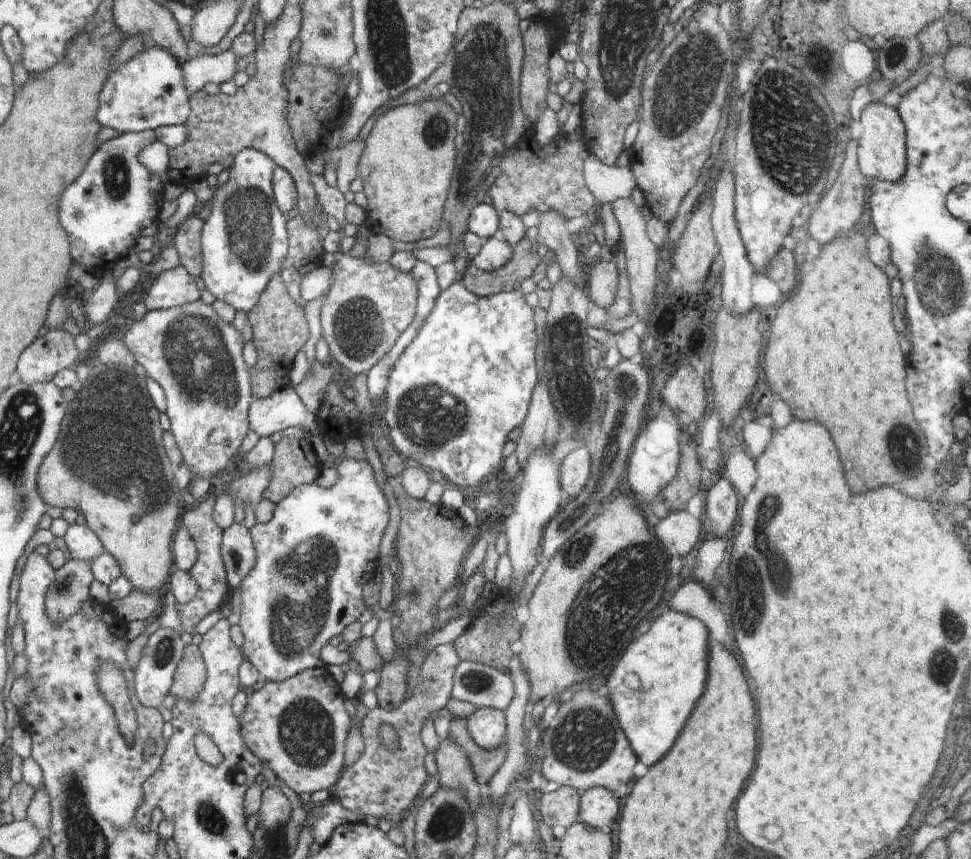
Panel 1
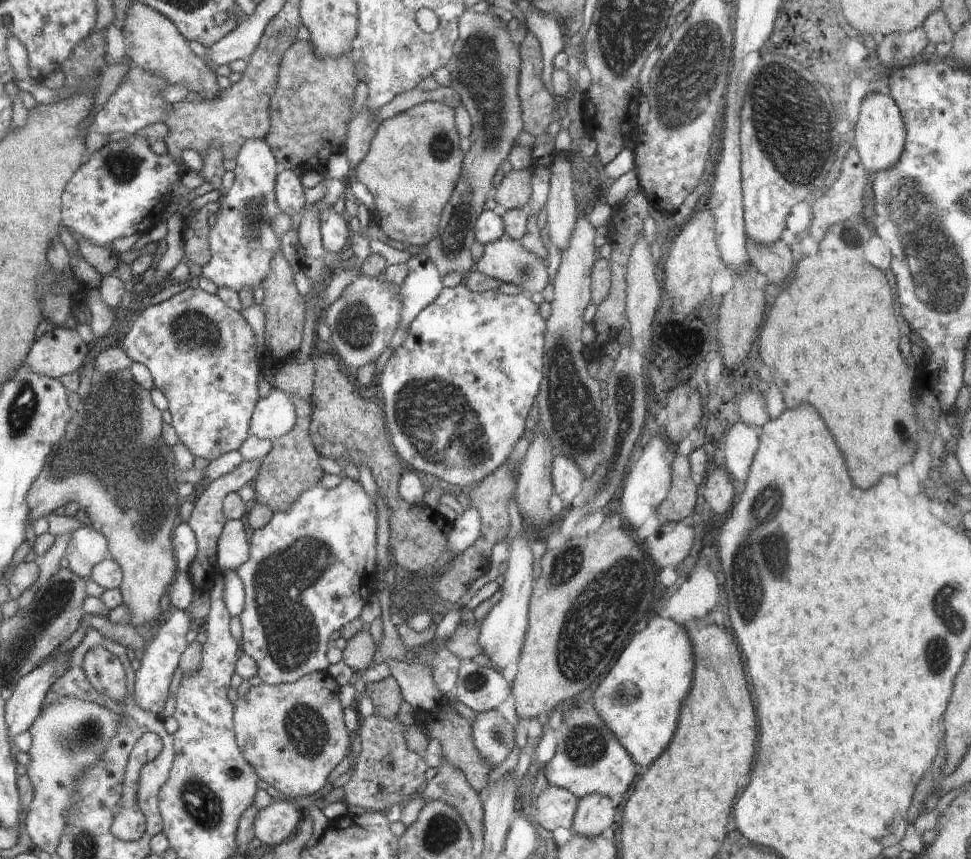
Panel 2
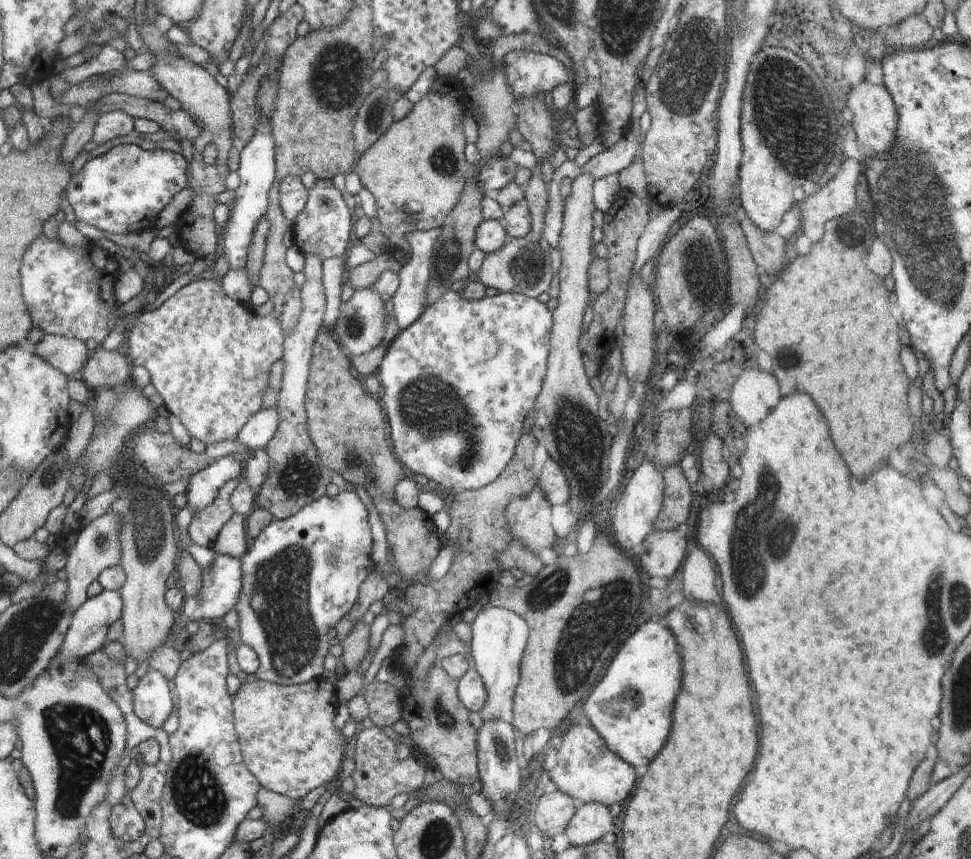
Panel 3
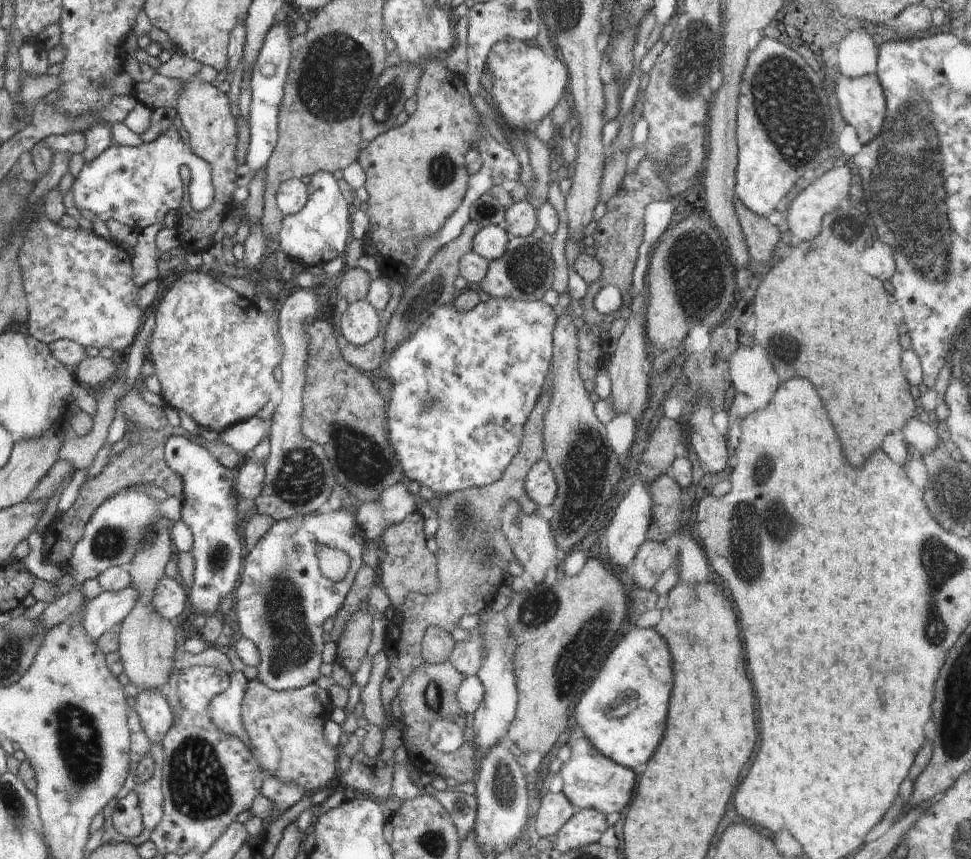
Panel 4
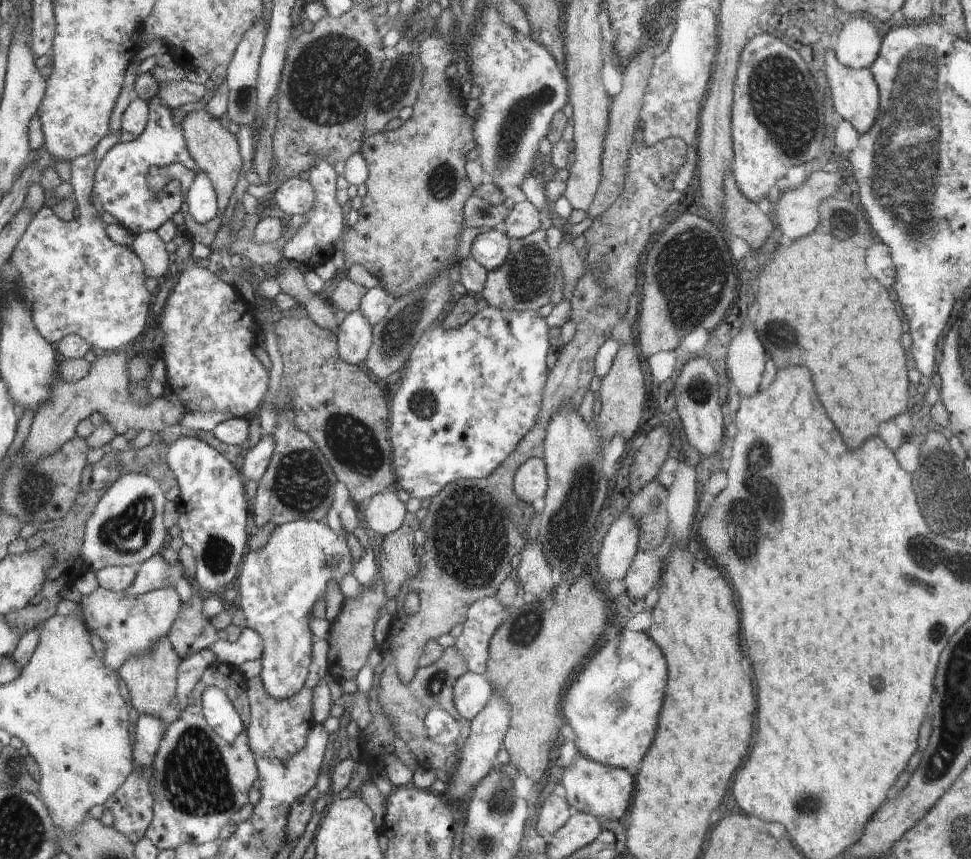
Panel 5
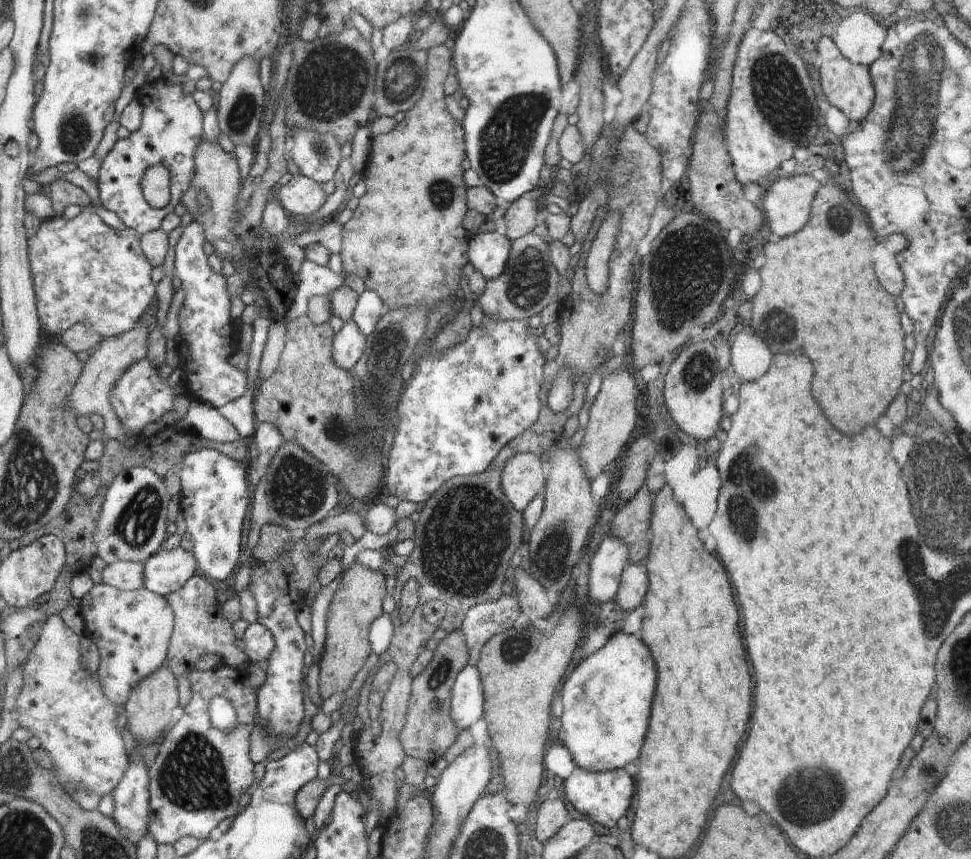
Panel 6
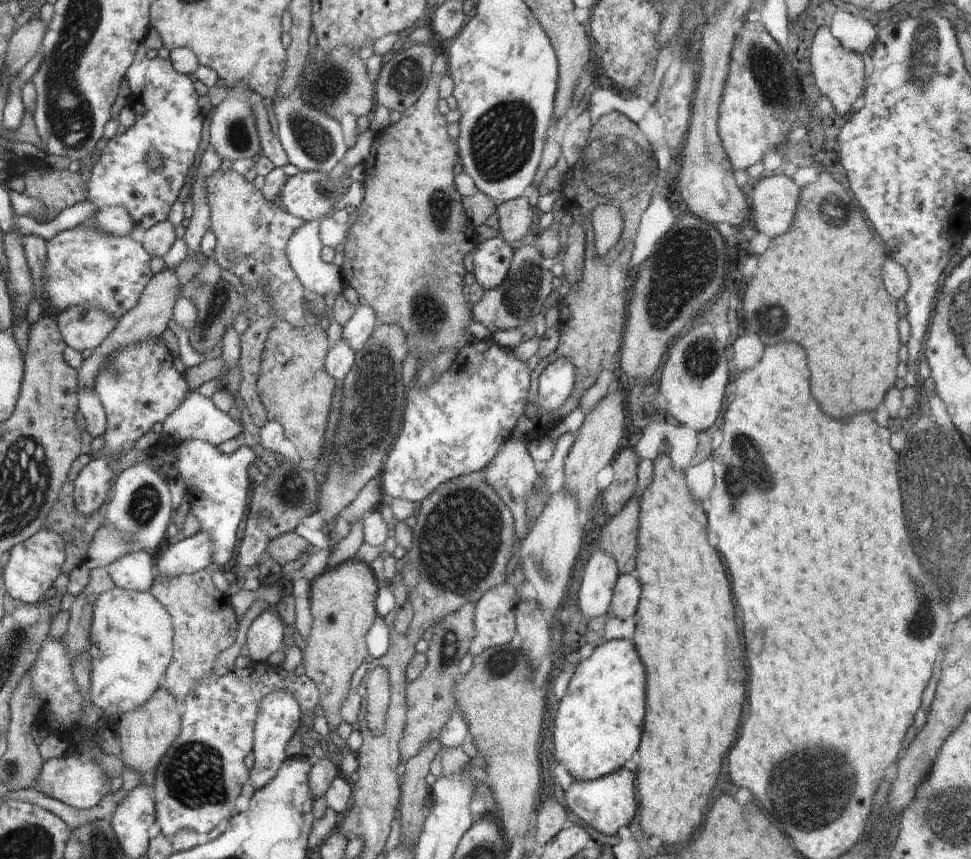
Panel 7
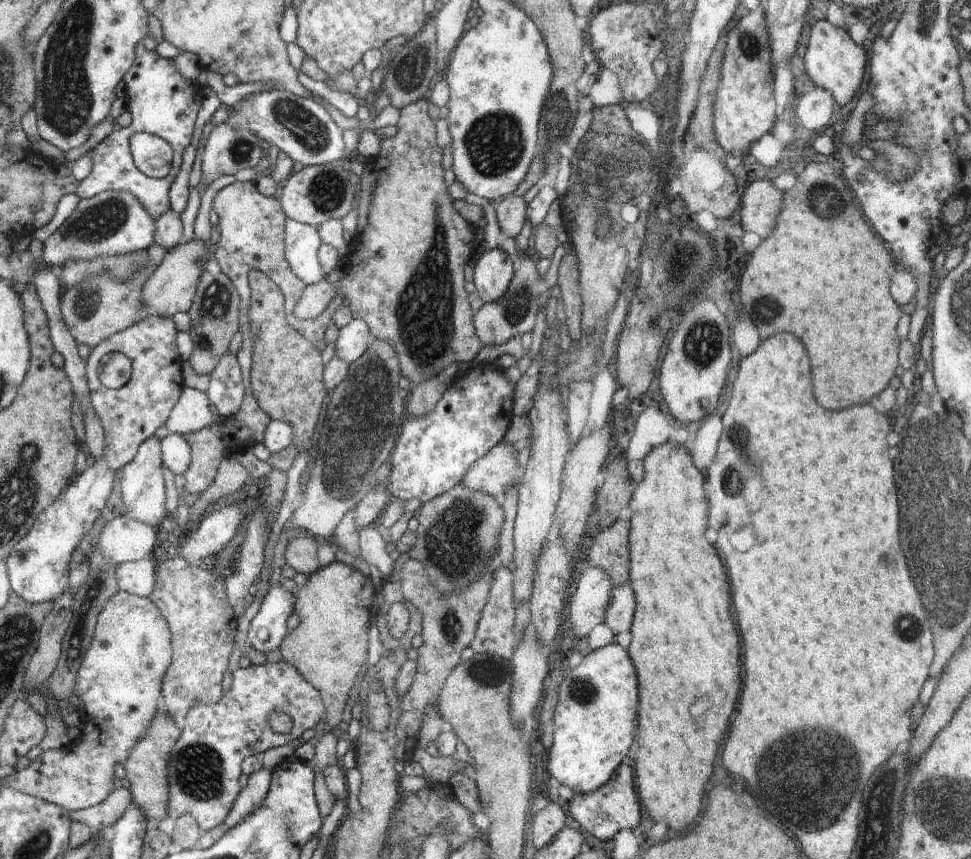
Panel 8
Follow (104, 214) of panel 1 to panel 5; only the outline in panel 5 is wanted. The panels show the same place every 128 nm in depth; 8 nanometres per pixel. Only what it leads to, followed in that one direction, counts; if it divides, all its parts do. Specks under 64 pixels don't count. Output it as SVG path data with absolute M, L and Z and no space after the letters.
M158 96L147 101L149 118L144 130L133 141L119 142L104 155L95 170L93 194L96 194L104 212L112 214L132 235L157 231L164 222L171 220L172 216L181 210L181 184L179 180L170 179L170 182L154 198L146 182L146 176L152 166L163 168L178 163L196 172L186 196L192 218L199 223L212 220L217 215L217 196L206 172L202 172L194 162L194 158L190 156L183 134L182 121L175 117L172 108L160 102Z

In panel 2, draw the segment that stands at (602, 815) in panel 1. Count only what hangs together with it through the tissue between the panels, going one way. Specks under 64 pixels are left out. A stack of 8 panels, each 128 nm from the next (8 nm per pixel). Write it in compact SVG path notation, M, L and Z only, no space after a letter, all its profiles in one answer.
M590 794L579 799L571 832L586 838L594 838L610 828L614 824L614 818L616 808L612 804L612 799L600 794Z

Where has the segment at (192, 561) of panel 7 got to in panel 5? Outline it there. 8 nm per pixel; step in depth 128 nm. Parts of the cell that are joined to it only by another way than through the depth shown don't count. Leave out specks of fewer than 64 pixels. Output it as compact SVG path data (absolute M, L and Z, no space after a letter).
M157 554L141 564L140 570L135 574L133 584L126 590L125 594L130 597L138 597L166 585L172 585L176 588L185 605L191 602L194 583L186 578L180 562L168 565Z

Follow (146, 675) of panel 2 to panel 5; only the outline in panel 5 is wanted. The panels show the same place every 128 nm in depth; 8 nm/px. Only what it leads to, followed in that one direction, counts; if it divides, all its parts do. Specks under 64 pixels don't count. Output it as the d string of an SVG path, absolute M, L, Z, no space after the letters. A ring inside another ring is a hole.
M180 437L166 454L166 463L179 485L177 499L178 523L184 545L187 545L195 557L195 574L192 579L194 586L203 595L218 596L226 588L233 586L248 550L246 526L250 505L244 495L243 476L222 454L196 437ZM142 713L135 724L135 744L133 746L134 769L150 767L154 756L162 741L165 721L162 717L156 717Z

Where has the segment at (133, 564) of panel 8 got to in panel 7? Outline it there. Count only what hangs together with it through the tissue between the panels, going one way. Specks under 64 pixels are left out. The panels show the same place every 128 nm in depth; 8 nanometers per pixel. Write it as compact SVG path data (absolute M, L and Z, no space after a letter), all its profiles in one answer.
M138 551L116 560L105 569L116 587L130 592L150 592L154 580L153 566L150 555Z

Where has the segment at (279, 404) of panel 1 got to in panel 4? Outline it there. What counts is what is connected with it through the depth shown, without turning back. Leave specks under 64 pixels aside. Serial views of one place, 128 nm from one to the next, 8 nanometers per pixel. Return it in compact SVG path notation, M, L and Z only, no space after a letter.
M257 417L250 418L220 433L220 441L234 448L237 453L247 456L264 441L270 430L269 424Z

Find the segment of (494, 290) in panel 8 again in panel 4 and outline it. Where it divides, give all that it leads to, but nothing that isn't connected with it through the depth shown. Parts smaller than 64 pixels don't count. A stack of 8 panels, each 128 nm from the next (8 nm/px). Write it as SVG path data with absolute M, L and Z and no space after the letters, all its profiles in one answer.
M501 225L482 227L474 236L473 253L482 256L486 261L497 260L504 255L510 236Z

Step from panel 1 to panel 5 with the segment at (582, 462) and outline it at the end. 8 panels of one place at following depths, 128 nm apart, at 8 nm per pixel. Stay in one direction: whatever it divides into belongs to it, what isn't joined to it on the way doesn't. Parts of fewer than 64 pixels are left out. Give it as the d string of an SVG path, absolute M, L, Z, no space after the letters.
M533 457L522 464L515 473L514 493L526 503L532 503L547 494L547 469L539 457Z

